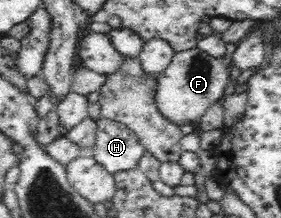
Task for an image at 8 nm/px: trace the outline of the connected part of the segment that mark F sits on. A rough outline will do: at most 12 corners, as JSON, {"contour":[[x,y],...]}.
{"contour":[[175,51],[156,78],[156,106],[197,126],[229,82],[223,60]]}

